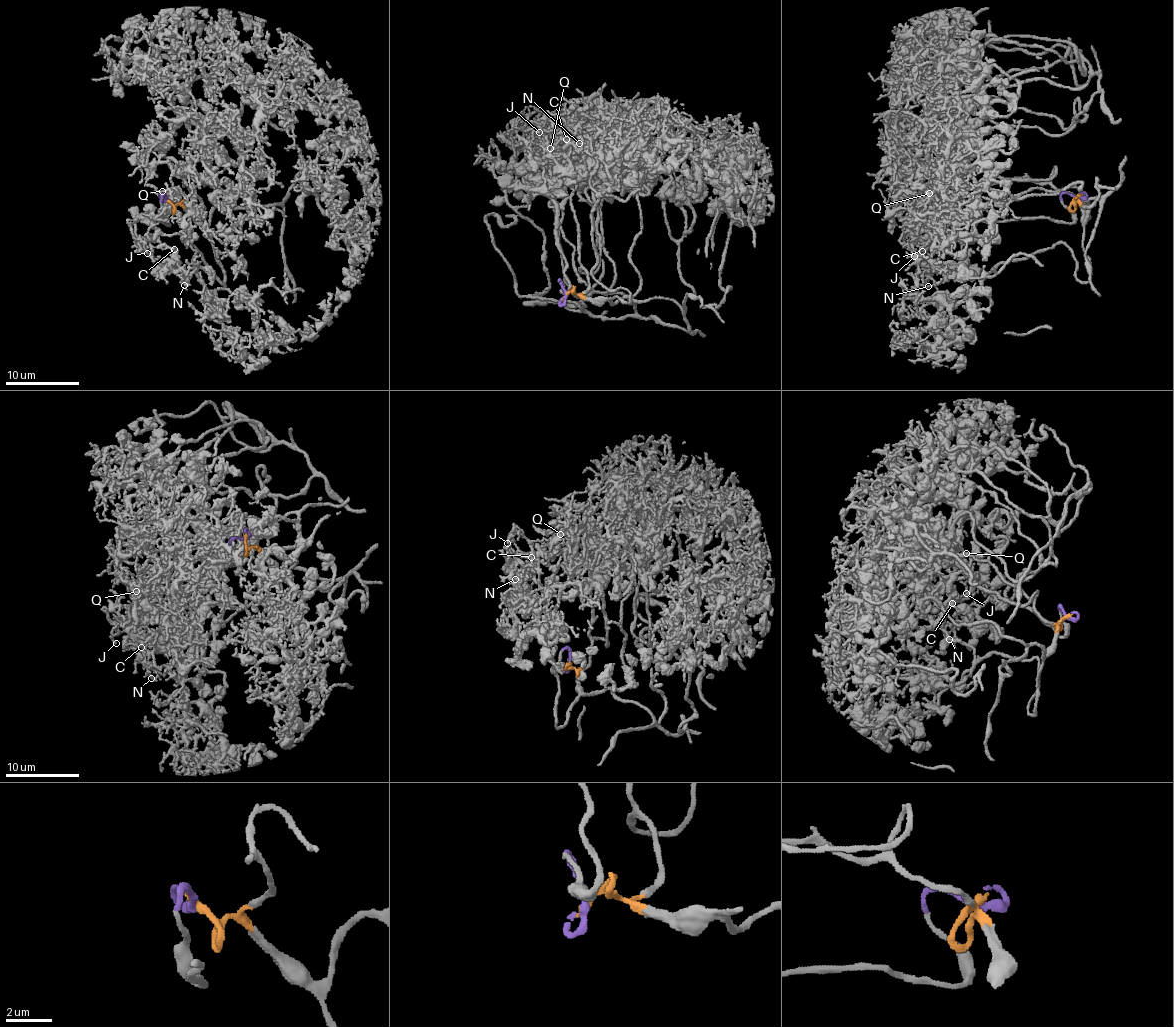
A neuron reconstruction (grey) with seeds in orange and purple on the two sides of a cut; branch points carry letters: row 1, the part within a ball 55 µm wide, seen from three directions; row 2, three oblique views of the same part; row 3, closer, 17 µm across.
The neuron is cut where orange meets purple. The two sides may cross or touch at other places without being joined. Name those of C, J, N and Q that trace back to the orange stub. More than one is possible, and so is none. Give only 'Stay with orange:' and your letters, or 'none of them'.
Stay with orange: none of them

